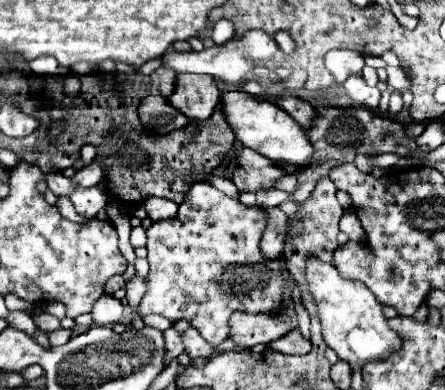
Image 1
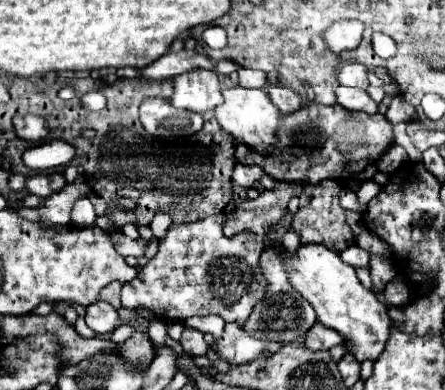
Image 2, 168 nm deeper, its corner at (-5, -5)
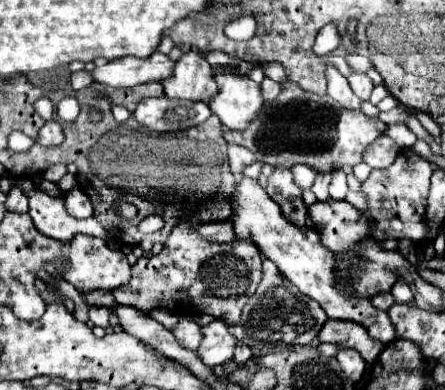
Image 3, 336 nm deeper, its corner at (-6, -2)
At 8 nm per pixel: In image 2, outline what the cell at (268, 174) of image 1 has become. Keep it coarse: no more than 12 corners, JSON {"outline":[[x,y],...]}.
{"outline":[[234,166],[232,180],[244,188],[250,188],[260,180],[260,166]]}

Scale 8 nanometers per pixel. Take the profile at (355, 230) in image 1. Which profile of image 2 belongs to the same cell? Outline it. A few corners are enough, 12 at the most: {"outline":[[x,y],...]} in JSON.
{"outline":[[370,258],[372,292],[382,292],[396,278],[390,260]]}

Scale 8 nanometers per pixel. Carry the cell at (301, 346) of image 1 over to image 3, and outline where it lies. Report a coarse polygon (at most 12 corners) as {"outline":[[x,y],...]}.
{"outline":[[329,319],[321,343],[359,351],[369,365],[385,347],[359,323]]}

